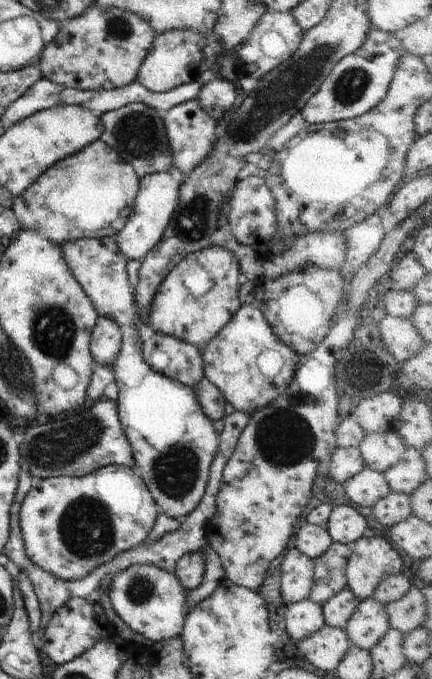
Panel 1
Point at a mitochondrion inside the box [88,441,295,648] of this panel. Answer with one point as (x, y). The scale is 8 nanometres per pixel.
(139, 592)

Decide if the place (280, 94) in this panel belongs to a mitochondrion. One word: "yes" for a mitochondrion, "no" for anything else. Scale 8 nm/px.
yes

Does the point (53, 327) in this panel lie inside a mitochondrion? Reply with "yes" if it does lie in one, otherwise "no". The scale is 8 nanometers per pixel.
yes

